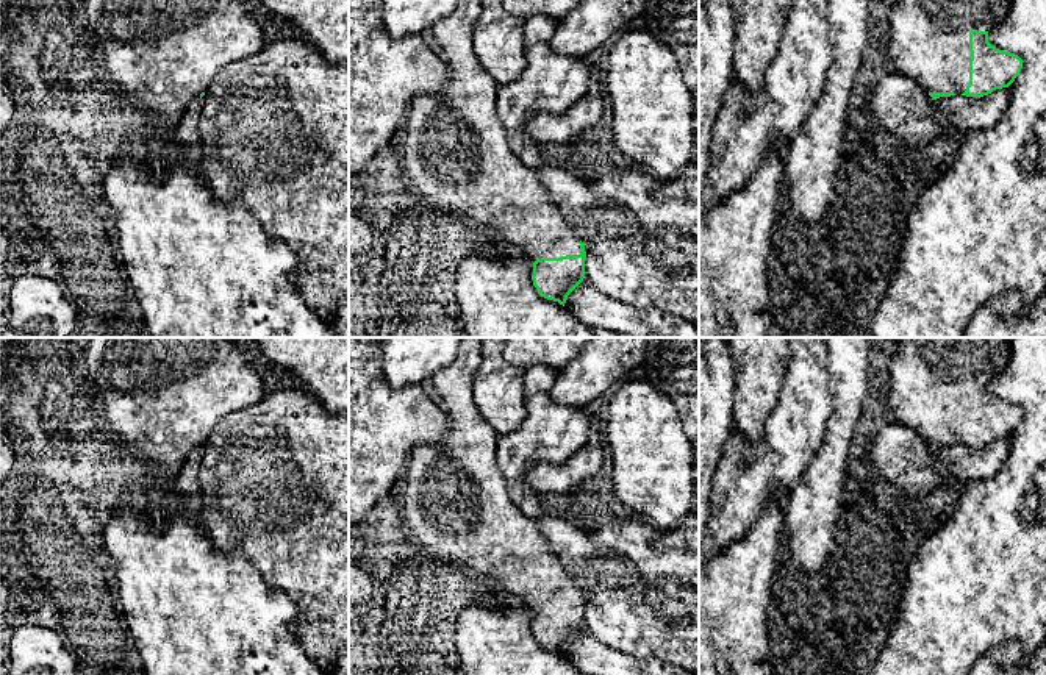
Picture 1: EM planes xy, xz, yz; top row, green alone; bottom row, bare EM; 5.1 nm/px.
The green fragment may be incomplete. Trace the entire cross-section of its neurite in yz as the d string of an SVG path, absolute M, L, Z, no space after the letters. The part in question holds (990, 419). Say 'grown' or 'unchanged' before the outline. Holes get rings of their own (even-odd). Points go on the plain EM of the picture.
grown; M901 338L890 361L891 412L933 450L955 444L983 447L1008 438L1023 409L988 392L988 381L999 377L1008 361L1010 338Z

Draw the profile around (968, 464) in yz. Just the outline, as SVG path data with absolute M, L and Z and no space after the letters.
M1002 438L983 447L962 444L940 447L935 450L935 456L962 486L966 486L994 477L1007 458L1008 448L1008 438Z

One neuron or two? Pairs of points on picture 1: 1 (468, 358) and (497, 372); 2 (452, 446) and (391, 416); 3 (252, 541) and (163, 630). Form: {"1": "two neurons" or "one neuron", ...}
{"1": "two neurons", "2": "two neurons", "3": "two neurons"}

